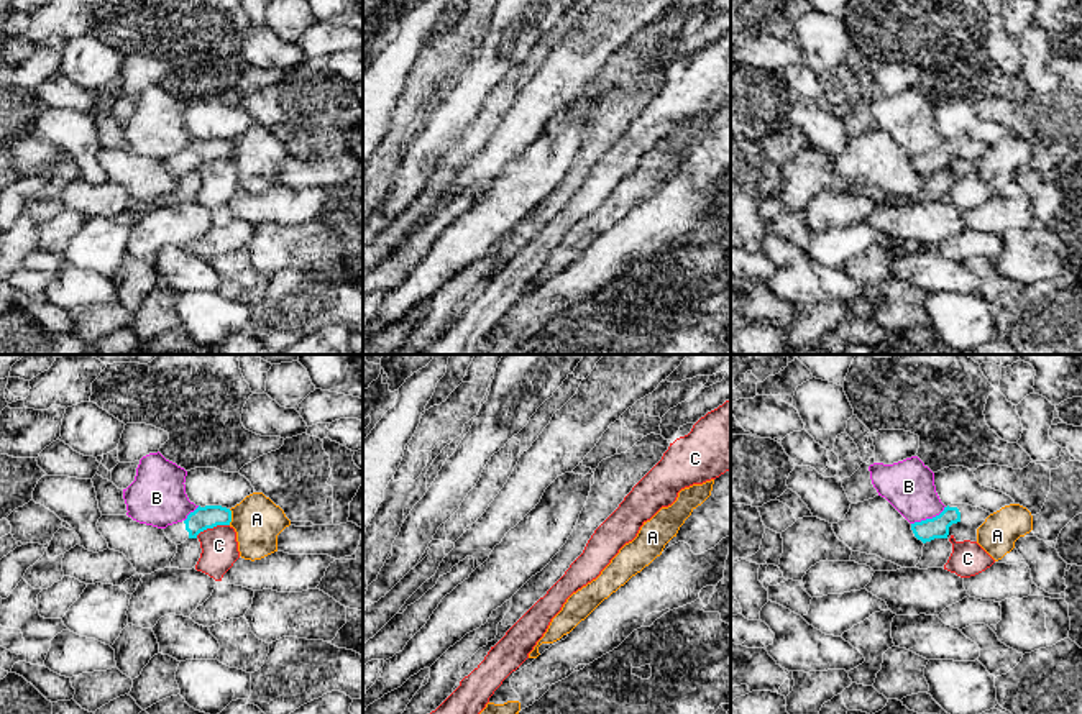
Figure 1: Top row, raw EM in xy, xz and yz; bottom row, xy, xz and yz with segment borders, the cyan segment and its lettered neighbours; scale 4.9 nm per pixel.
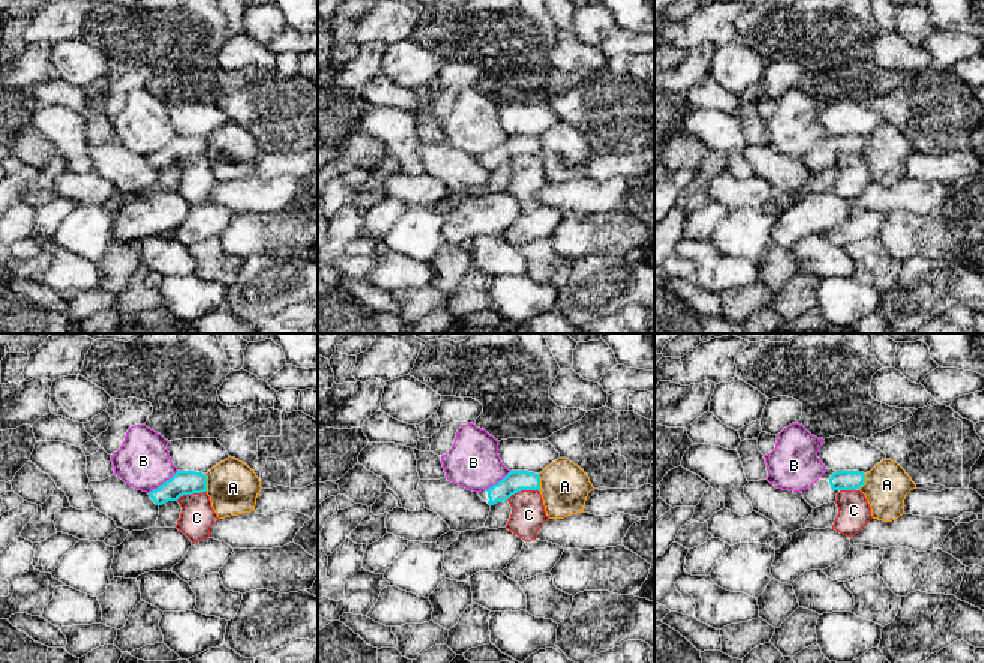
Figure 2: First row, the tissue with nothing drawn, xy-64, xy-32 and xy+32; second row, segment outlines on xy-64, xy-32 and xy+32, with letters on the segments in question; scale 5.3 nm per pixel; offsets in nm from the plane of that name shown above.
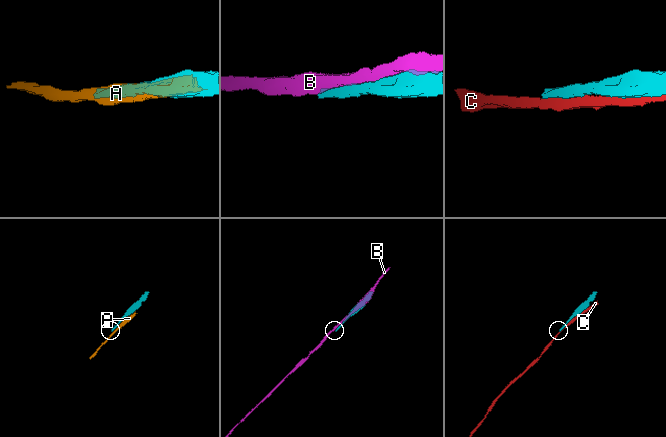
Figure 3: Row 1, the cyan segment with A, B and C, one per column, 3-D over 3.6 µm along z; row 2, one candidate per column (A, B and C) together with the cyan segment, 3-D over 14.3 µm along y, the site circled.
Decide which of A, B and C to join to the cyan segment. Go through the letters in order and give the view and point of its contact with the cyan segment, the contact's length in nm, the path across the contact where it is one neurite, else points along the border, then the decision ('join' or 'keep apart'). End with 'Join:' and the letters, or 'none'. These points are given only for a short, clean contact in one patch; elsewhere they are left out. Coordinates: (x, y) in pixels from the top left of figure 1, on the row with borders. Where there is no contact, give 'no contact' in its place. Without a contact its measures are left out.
A: meets cyan in xy at (230, 517); contact 80 nm long; keep apart
B: meets cyan in yz at (928, 519); contact 190 nm long; keep apart
C: meets cyan in xy at (212, 527); contact 180 nm long; keep apart
Join: none

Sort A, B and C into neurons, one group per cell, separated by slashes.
A / B / C

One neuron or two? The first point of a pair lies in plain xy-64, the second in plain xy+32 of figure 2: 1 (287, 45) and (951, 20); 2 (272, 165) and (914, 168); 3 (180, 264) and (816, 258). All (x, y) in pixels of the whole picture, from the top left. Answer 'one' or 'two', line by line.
1: two
2: one
3: one

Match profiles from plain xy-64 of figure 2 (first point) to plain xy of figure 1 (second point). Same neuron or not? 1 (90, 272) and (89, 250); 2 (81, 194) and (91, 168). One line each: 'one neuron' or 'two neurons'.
1: two neurons
2: two neurons

